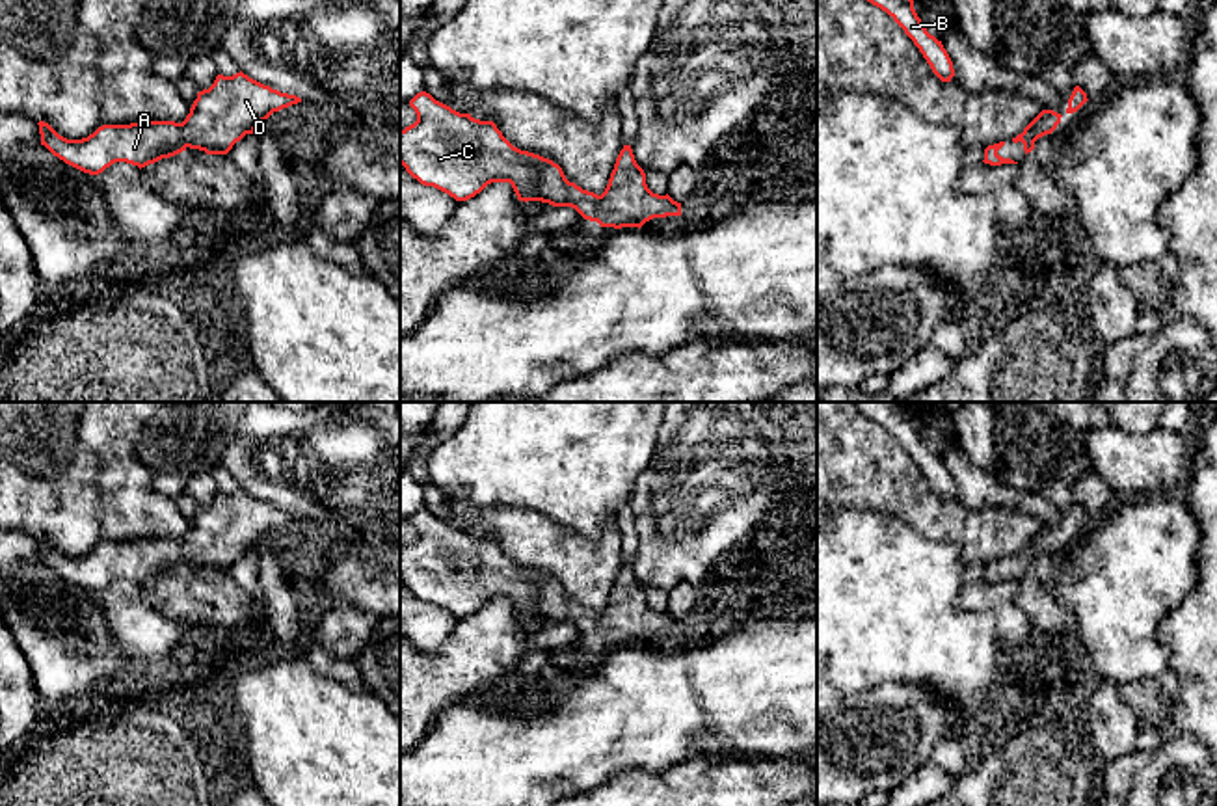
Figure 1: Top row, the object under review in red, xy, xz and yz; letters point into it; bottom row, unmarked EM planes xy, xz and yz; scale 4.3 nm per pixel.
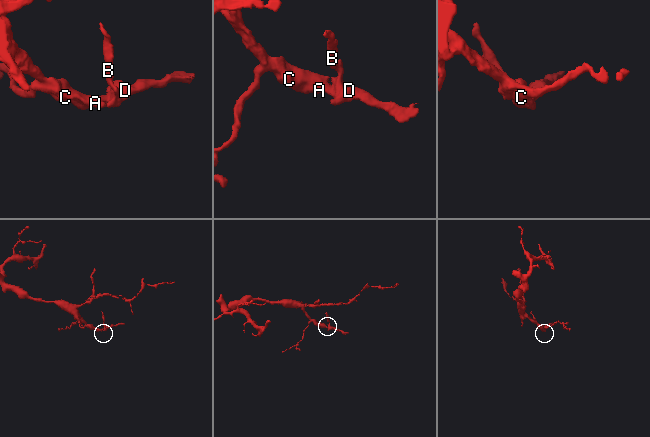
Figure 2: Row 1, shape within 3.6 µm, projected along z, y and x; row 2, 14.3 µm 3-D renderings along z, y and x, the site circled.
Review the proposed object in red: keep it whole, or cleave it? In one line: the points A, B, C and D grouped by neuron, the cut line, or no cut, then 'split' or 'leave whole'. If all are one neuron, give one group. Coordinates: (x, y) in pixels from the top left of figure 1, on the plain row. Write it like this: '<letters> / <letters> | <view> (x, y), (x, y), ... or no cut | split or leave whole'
A B C D | no cut | leave whole

